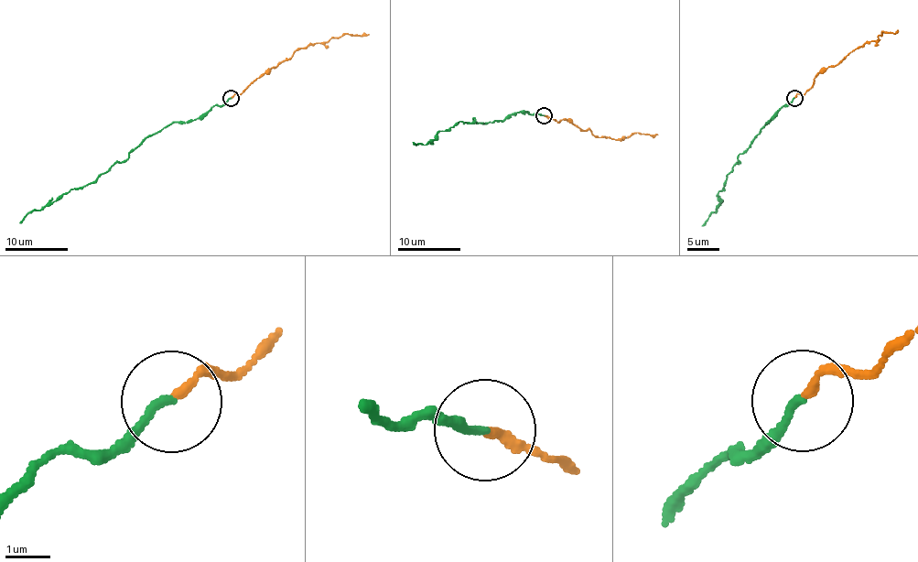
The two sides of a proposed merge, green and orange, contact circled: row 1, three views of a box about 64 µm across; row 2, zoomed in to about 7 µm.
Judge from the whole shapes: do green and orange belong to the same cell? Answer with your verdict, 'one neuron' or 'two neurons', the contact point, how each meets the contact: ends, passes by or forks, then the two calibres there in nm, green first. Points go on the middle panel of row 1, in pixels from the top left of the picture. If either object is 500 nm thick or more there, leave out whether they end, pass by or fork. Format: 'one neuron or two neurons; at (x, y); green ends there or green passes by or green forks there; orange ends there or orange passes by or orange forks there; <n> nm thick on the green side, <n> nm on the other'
two neurons; at (544, 115); green ends there; orange ends there; 160 nm thick on the green side, 170 nm on the other

